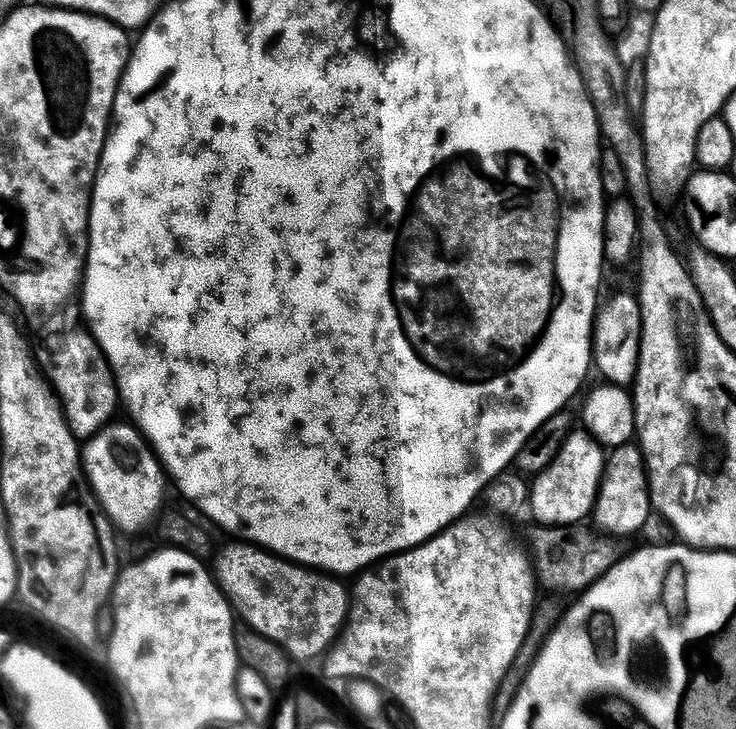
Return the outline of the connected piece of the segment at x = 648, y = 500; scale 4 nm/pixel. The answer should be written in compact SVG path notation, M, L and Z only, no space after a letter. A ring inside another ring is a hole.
M635 443L611 449L604 465L604 480L600 484L600 496L594 509L597 526L612 536L632 536L647 526L648 515L653 515L653 512L652 495L648 489L648 465L644 463L644 453Z

